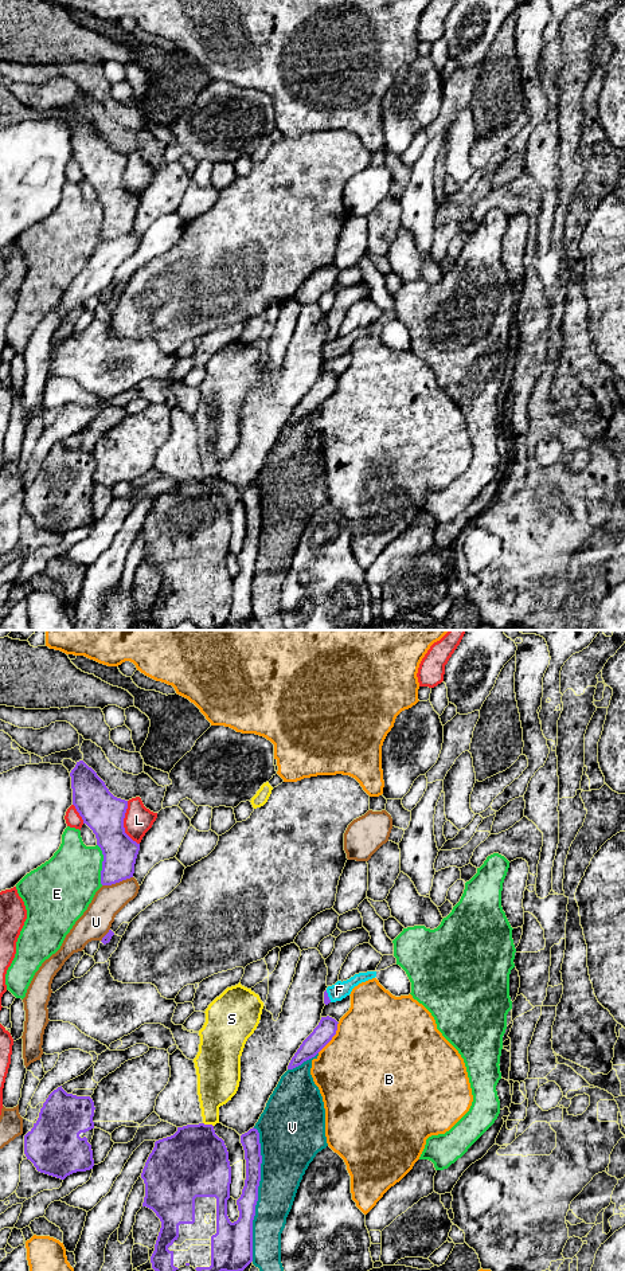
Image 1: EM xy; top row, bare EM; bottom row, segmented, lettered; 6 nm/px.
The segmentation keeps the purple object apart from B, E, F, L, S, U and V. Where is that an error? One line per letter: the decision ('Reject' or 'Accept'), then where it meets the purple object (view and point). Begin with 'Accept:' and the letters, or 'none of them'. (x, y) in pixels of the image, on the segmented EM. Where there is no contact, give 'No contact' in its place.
Accept: F
B: Reject. Touches purple at xy (332, 1036)
E: Reject. Touches purple at xy (102, 864)
F: Accept. Touches purple at xy (327, 996)
L: Reject. Touches purple at xy (122, 824)
S: Reject. Touches purple at xy (209, 1125)
U: Reject. Touches purple at xy (117, 882)
V: Reject. Touches purple at xy (257, 1195)

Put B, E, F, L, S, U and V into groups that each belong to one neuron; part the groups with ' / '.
B / E / F / L / S / U / V

